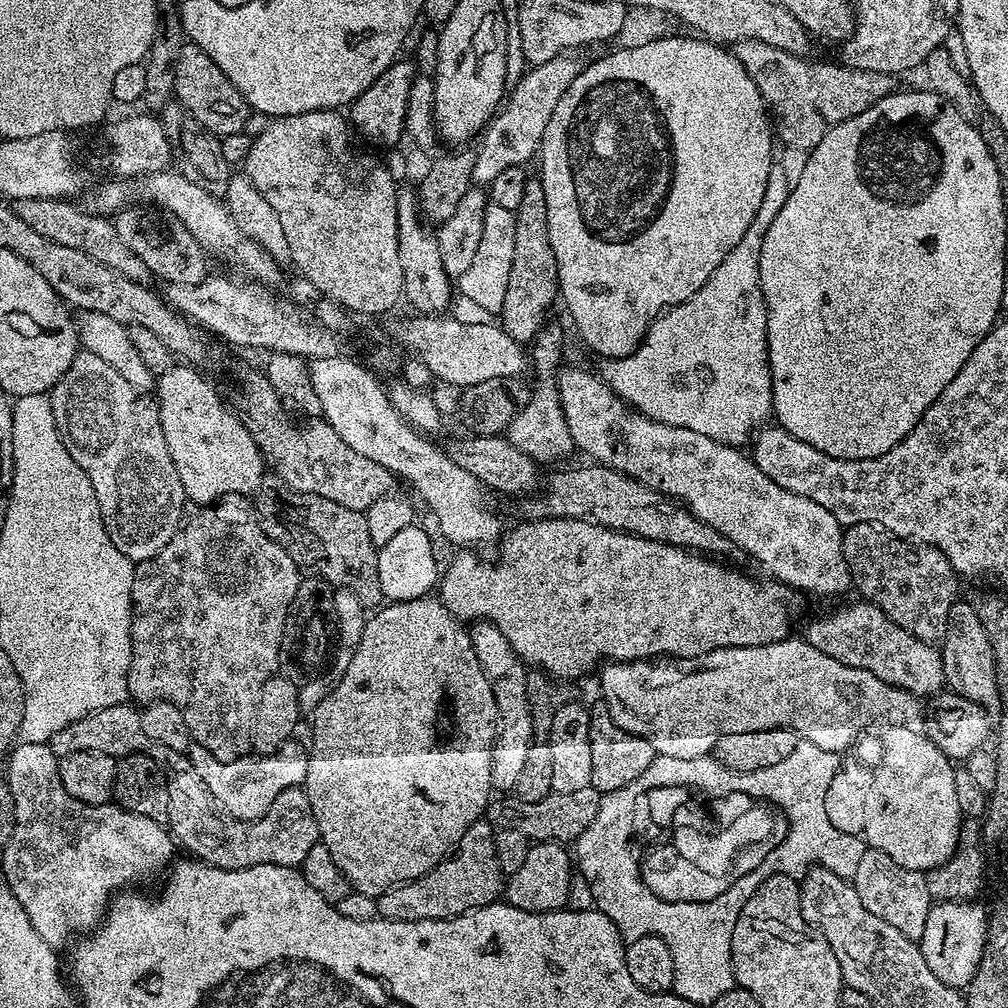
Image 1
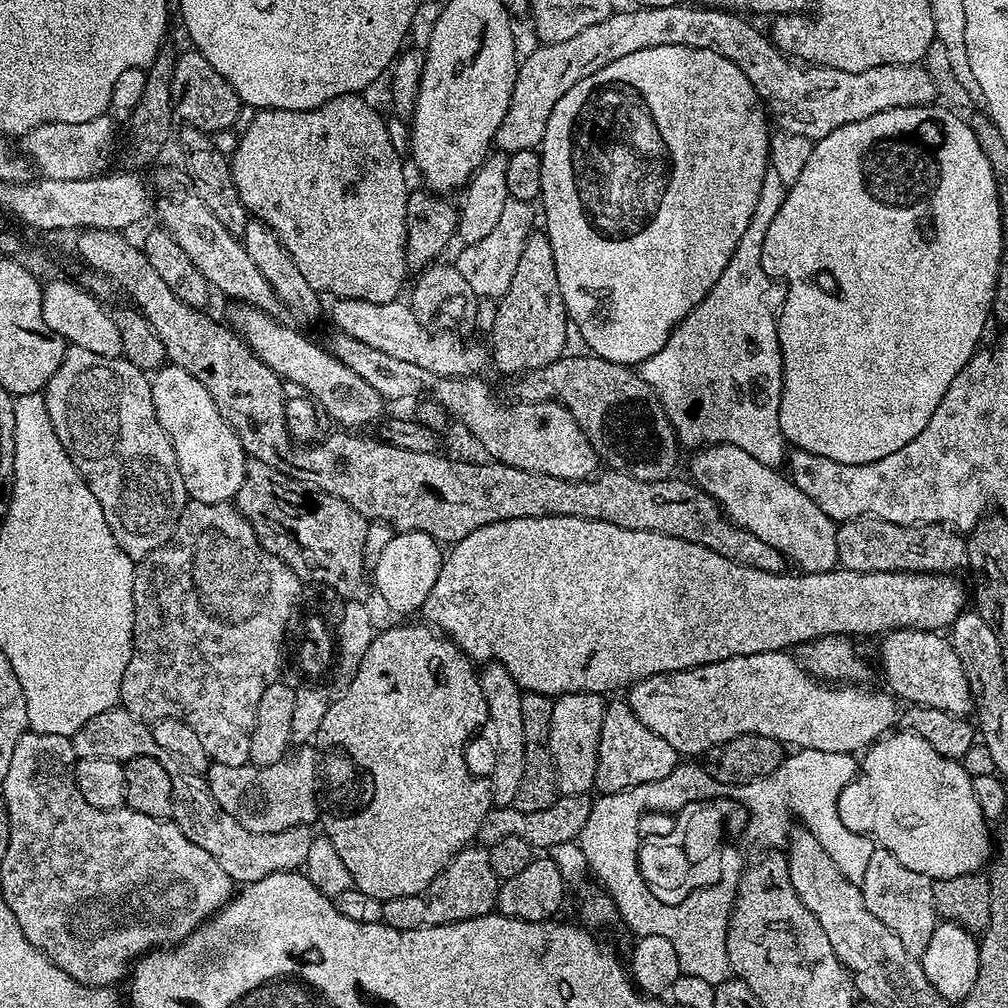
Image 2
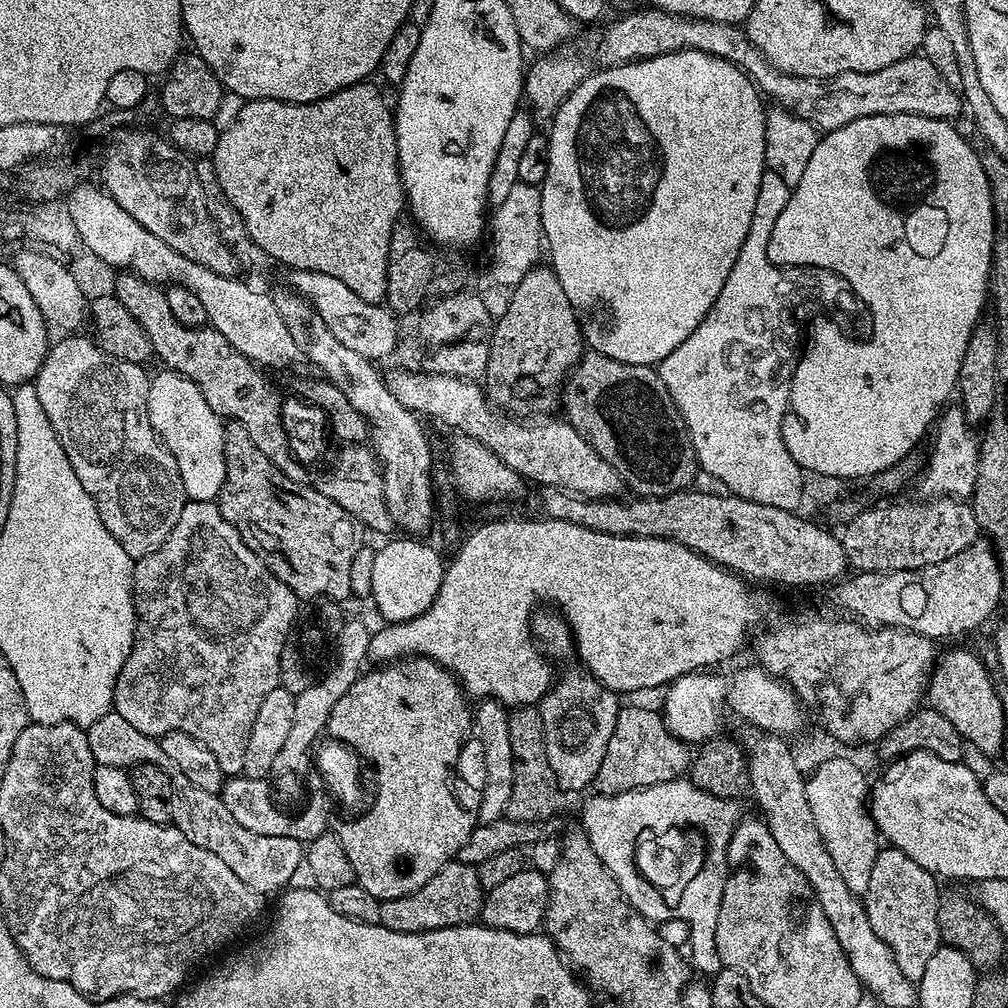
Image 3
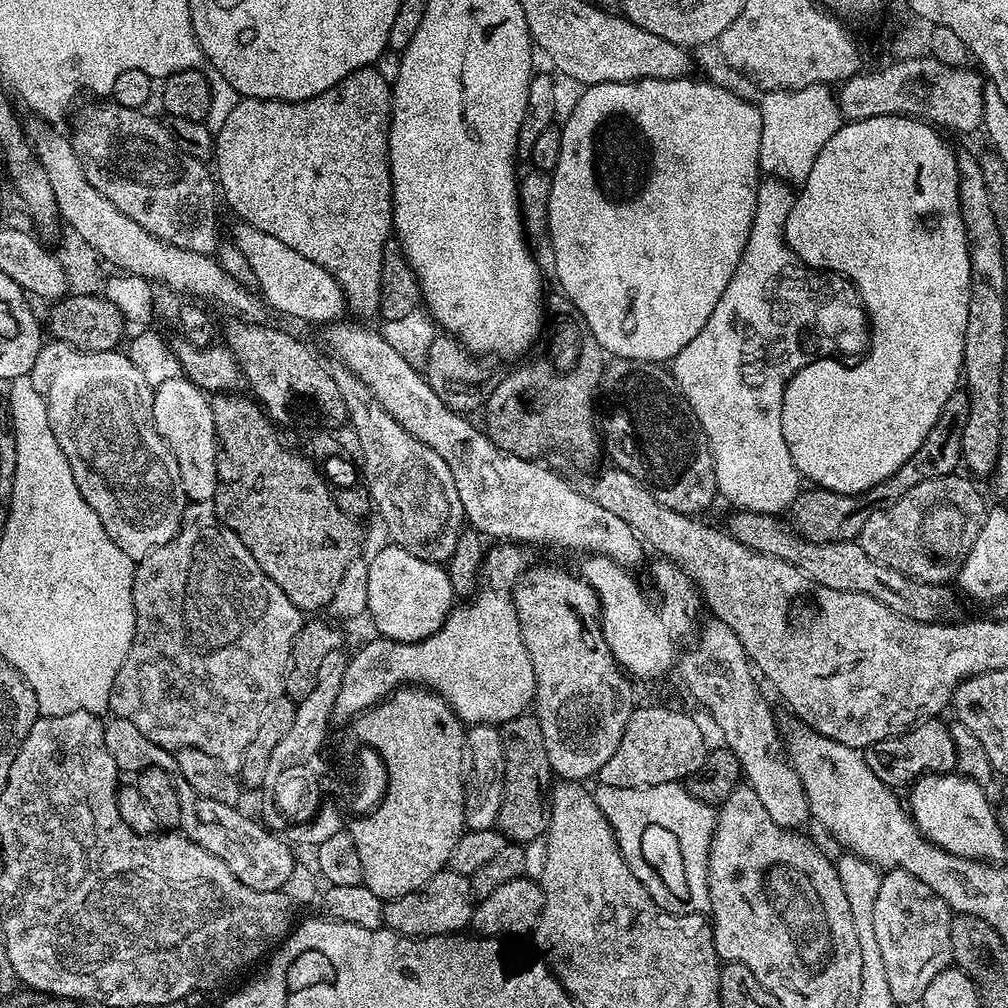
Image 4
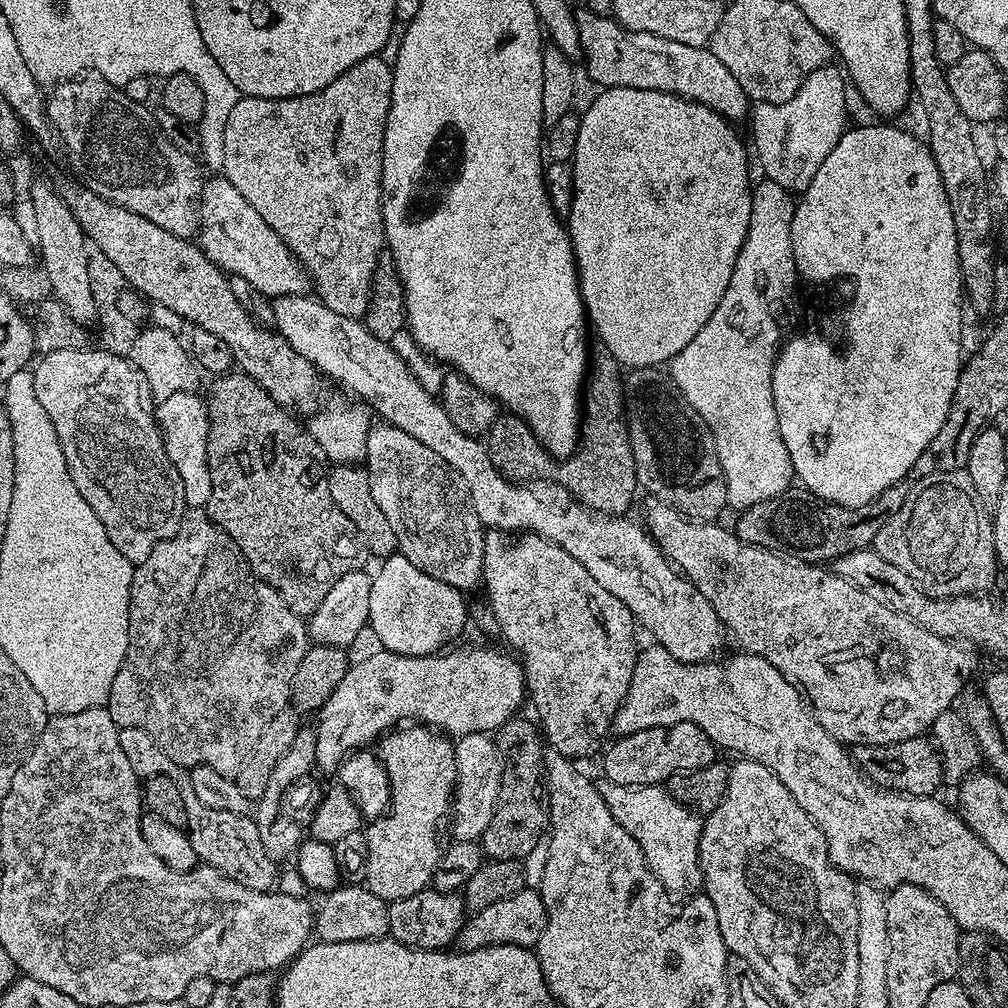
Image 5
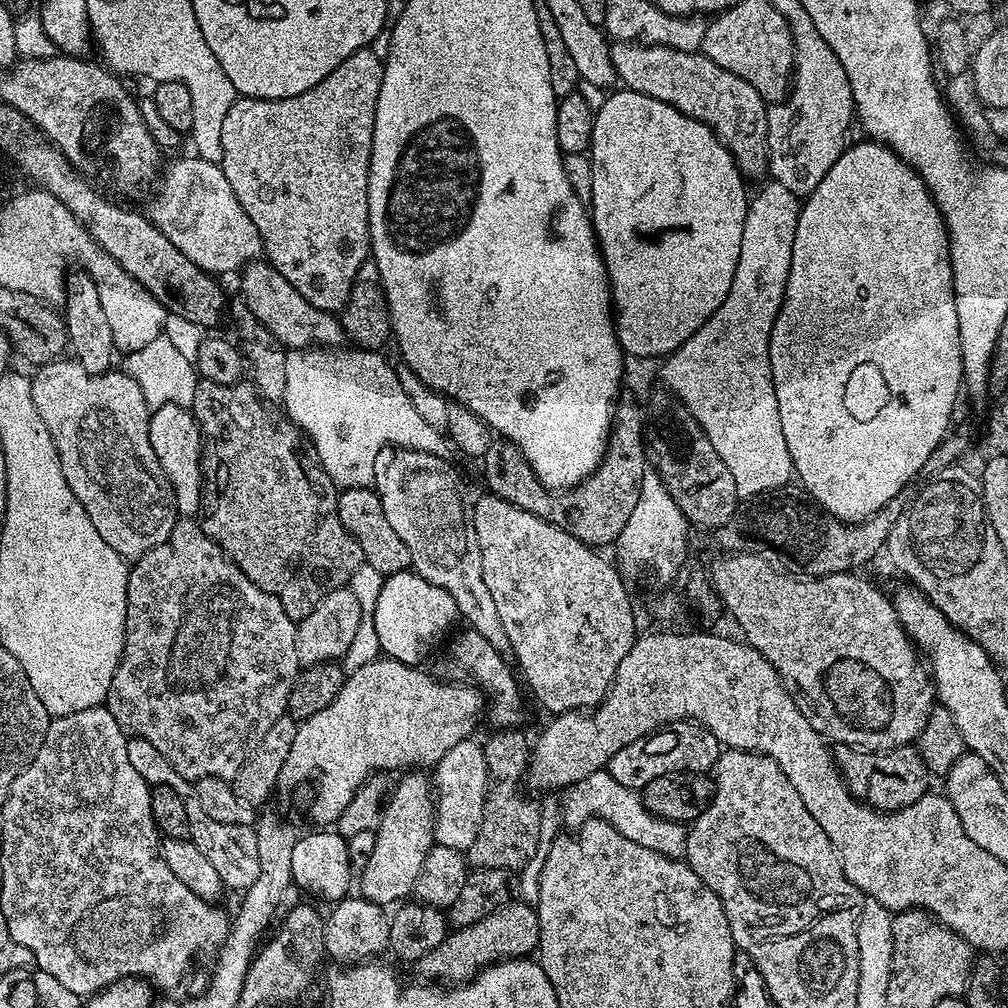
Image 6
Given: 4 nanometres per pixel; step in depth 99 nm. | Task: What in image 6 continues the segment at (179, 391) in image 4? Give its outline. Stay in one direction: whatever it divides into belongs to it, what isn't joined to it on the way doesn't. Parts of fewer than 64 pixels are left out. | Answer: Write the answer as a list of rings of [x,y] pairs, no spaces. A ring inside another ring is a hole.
[[[167,404],[161,408],[155,409],[148,418],[148,433],[150,434],[150,446],[154,446],[154,454],[174,490],[174,502],[176,511],[181,517],[192,518],[199,513],[200,503],[204,497],[204,471],[200,468],[200,449],[202,441],[200,439],[200,427],[196,417],[191,411],[182,406]]]

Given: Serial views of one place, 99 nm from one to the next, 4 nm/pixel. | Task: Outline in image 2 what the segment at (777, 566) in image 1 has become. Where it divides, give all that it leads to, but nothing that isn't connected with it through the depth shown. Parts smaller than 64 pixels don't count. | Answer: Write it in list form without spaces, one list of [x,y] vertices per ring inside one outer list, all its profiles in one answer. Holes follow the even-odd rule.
[[[714,444],[705,446],[695,453],[692,460],[691,479],[696,487],[706,494],[715,498],[717,504],[724,509],[725,516],[739,528],[744,528],[750,534],[762,538],[774,550],[778,550],[780,555],[792,560],[797,564],[800,572],[831,572],[838,564],[838,542],[836,541],[837,521],[832,520],[798,486],[792,484],[791,479],[783,471],[777,470],[758,462],[746,450],[738,450],[738,446],[729,444]]]

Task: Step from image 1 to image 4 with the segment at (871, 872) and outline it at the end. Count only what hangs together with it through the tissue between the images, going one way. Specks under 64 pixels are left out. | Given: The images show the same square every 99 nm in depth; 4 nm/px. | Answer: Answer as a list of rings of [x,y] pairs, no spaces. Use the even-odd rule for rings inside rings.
[[[889,868],[880,877],[878,886],[878,899],[874,902],[874,935],[878,937],[878,947],[882,953],[882,963],[886,965],[886,979],[890,985],[890,994],[897,1005],[915,1005],[926,994],[926,986],[937,974],[942,974],[952,964],[952,951],[950,950],[950,922],[953,911],[948,903],[926,882],[914,878],[901,868]]]

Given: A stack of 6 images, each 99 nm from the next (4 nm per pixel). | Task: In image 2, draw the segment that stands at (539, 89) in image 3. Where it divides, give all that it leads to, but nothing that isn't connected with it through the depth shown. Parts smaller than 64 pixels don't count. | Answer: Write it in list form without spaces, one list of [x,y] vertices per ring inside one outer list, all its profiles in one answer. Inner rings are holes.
[[[684,2],[657,8],[633,6],[629,12],[613,11],[610,18],[602,18],[602,22],[594,22],[594,26],[586,26],[586,30],[574,34],[574,38],[566,38],[566,42],[536,46],[525,60],[523,57],[519,61],[514,90],[510,94],[510,106],[496,131],[495,147],[505,154],[527,148],[539,149],[546,134],[546,122],[550,122],[550,110],[558,106],[558,98],[562,98],[562,94],[566,94],[570,86],[578,86],[582,78],[590,74],[598,74],[602,66],[610,66],[610,62],[618,62],[618,58],[626,58],[626,54],[635,54],[638,50],[650,50],[650,46],[690,46],[698,50],[714,50],[722,54],[722,58],[730,58],[730,62],[734,62],[734,66],[738,66],[738,70],[742,70],[742,74],[750,78],[750,86],[754,86],[771,123],[779,131],[802,134],[802,138],[813,142],[826,138],[826,134],[834,134],[838,126],[846,126],[850,122],[862,122],[862,118],[870,118],[870,114],[878,114],[882,110],[891,108],[930,104],[937,99],[934,82],[920,64],[883,64],[861,72],[820,68],[817,64],[806,64],[802,60],[785,56],[765,33],[763,36],[754,25],[747,24],[743,18],[745,19],[743,15],[719,6],[695,8],[694,5],[684,4]]]

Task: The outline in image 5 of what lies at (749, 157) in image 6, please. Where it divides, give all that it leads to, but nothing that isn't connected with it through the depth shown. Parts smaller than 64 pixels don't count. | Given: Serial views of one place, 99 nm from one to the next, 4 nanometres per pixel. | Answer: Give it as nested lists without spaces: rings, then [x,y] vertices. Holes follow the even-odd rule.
[[[587,10],[577,11],[575,20],[584,68],[590,79],[600,83],[601,89],[658,90],[710,106],[710,110],[733,122],[749,115],[747,94],[738,86],[738,78],[714,58],[711,47],[695,48],[670,42],[670,38],[658,38],[658,34],[631,32],[611,15],[599,16]]]

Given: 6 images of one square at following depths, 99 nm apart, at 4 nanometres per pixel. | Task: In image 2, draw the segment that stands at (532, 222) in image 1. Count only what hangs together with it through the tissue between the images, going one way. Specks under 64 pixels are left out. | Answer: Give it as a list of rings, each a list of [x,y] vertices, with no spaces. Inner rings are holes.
[[[534,230],[522,246],[518,266],[510,290],[499,297],[494,326],[490,333],[490,360],[500,372],[519,374],[530,368],[543,368],[565,355],[570,333],[568,311],[562,302],[562,290],[558,290],[558,270],[554,270],[554,250],[550,250],[550,238],[543,230]]]

